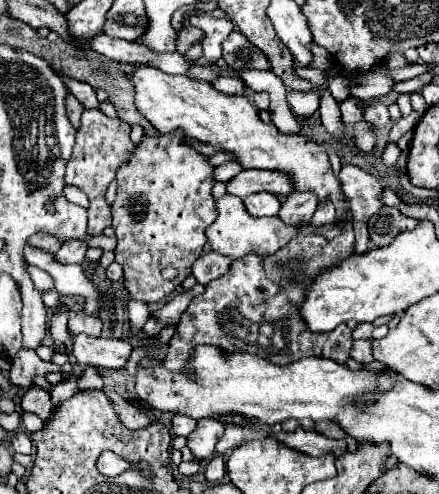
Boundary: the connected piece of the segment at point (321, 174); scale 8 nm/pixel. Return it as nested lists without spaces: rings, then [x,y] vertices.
[[[151,65],[135,67],[129,79],[135,87],[137,111],[141,111],[159,133],[183,129],[191,139],[217,145],[223,151],[233,151],[243,169],[287,171],[293,175],[299,191],[313,189],[319,201],[329,197],[337,207],[337,221],[347,221],[345,195],[331,173],[325,145],[317,145],[301,135],[281,135],[275,125],[267,125],[259,119],[259,111],[245,95],[221,95],[221,91],[207,81],[195,81],[187,75],[167,75]]]

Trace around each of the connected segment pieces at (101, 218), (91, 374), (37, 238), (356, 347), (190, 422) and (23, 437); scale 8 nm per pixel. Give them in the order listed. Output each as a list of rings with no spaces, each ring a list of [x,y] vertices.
[[[85,109],[81,115],[81,127],[77,131],[73,155],[65,169],[65,185],[81,189],[89,197],[89,235],[101,235],[103,229],[111,225],[111,209],[105,201],[105,191],[115,179],[117,167],[129,157],[129,151],[133,149],[129,131],[129,123],[121,119],[111,119],[99,109]]]
[[[87,367],[87,369],[85,369],[83,379],[79,381],[79,387],[81,387],[81,389],[99,389],[99,385],[97,385],[97,375],[95,375],[95,369],[93,369],[93,367]]]
[[[37,233],[37,235],[31,235],[29,237],[29,245],[33,247],[39,247],[39,249],[45,249],[49,253],[57,253],[59,247],[63,245],[63,241],[59,241],[55,235],[51,233]]]
[[[359,339],[353,343],[351,349],[351,357],[359,363],[371,363],[373,355],[371,355],[371,339]]]
[[[175,415],[171,423],[173,423],[173,433],[175,435],[189,435],[195,429],[195,425],[197,425],[195,419],[185,417],[185,415]]]
[[[17,431],[17,433],[11,437],[11,447],[13,447],[15,453],[31,455],[31,447],[33,447],[33,443],[31,443],[29,433],[25,433],[25,431]]]

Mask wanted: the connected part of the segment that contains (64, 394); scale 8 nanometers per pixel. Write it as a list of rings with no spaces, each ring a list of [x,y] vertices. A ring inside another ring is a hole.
[[[64,379],[53,386],[50,395],[54,407],[56,408],[58,407],[57,405],[61,405],[65,399],[71,399],[77,391],[79,391],[79,387],[77,387],[77,381],[75,379]]]

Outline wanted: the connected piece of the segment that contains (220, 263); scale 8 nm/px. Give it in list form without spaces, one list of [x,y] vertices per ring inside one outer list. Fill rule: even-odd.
[[[215,251],[203,253],[203,255],[195,261],[195,267],[193,267],[195,279],[197,279],[199,283],[207,285],[209,281],[221,277],[221,275],[229,269],[229,265],[231,265],[231,259],[219,255],[219,253],[215,253]]]

